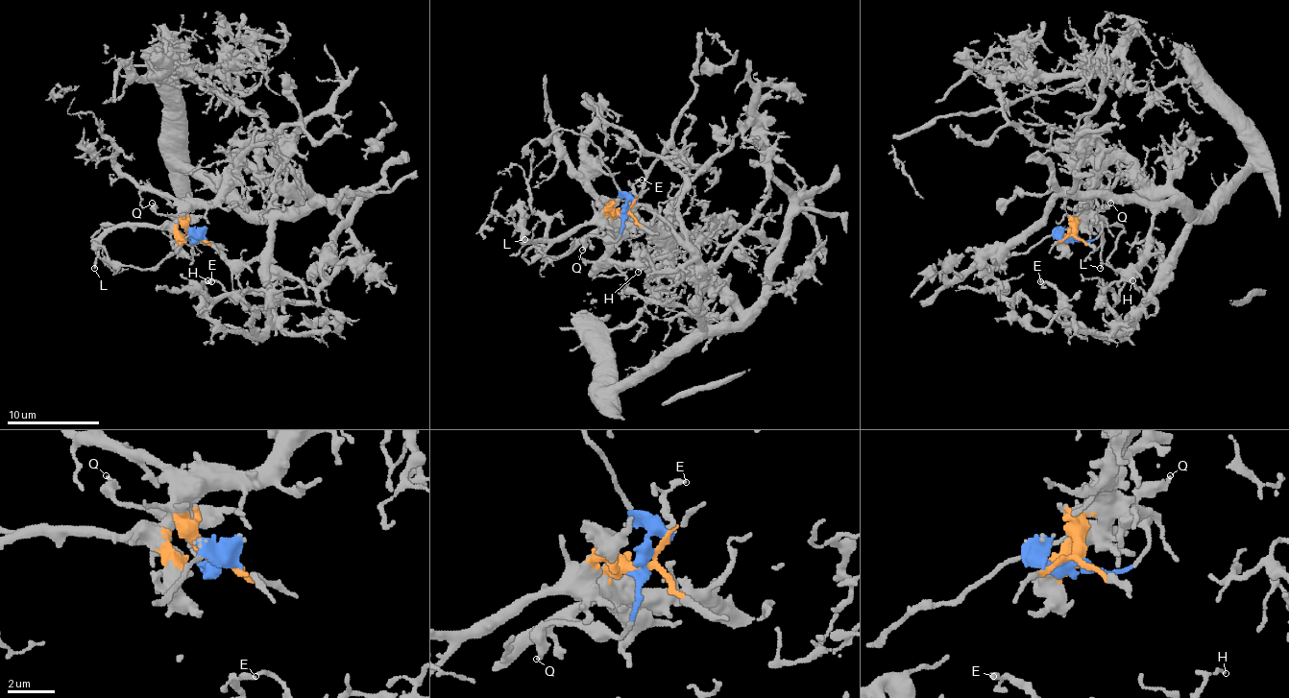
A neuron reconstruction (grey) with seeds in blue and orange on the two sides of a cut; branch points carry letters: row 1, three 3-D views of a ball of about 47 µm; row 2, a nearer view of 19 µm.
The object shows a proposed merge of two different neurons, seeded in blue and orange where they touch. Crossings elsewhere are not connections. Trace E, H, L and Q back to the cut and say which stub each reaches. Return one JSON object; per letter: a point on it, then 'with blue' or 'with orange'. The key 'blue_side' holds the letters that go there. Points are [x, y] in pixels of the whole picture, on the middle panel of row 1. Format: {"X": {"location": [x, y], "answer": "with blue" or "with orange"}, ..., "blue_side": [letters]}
{"E": {"location": [642, 180], "answer": "with orange"}, "H": {"location": [638, 272], "answer": "with orange"}, "L": {"location": [524, 239], "answer": "with orange"}, "Q": {"location": [582, 250], "answer": "with blue"}, "blue_side": ["Q"]}

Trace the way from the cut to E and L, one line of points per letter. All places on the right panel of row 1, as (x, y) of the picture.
E: (1074, 237), (1092, 183), (1123, 160), (1187, 221), (1176, 263), (1115, 332), (1076, 330), (1041, 281)
L: (1074, 237), (1076, 223), (1099, 226), (1099, 267)

